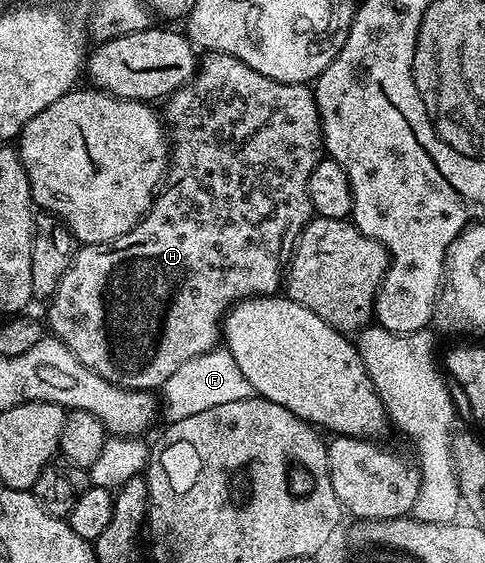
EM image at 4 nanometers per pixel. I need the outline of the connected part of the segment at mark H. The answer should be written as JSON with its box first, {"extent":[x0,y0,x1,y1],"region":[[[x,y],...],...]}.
{"extent":[45,52,323,390],"region":[[[207,52],[206,57],[197,62],[196,72],[190,80],[183,83],[176,92],[165,98],[164,125],[168,130],[170,160],[166,167],[165,178],[155,196],[154,204],[146,216],[138,222],[132,231],[120,235],[103,245],[82,245],[74,254],[74,260],[66,268],[53,297],[49,298],[46,309],[45,324],[49,332],[59,341],[66,344],[96,375],[100,375],[113,385],[125,389],[161,390],[162,385],[176,371],[176,367],[188,363],[188,359],[196,359],[196,355],[204,355],[219,344],[222,336],[222,319],[230,306],[246,297],[264,297],[279,292],[284,281],[284,253],[282,248],[286,241],[293,242],[301,235],[312,216],[308,199],[308,175],[316,167],[323,156],[322,124],[318,118],[318,108],[314,102],[314,91],[309,84],[293,85],[280,83],[276,79],[268,79],[268,75],[260,75],[260,71],[252,71],[248,63],[236,59],[227,53]]]}

